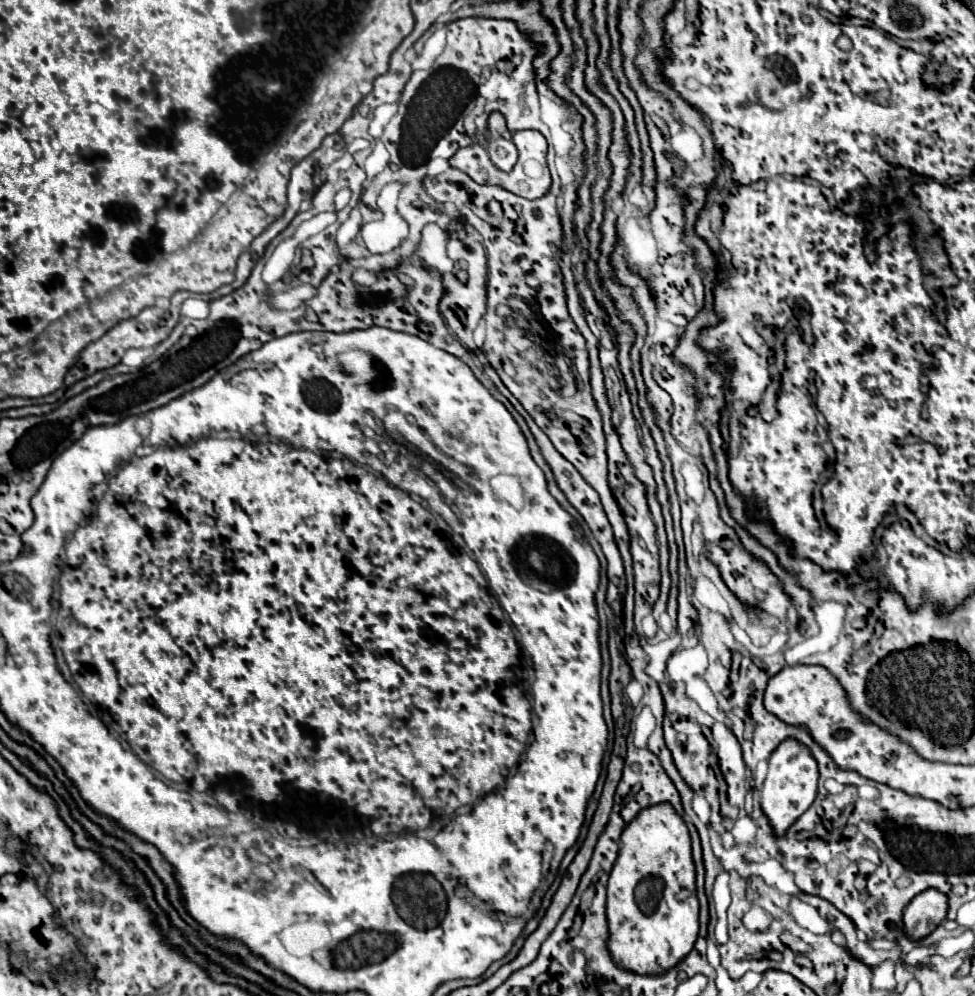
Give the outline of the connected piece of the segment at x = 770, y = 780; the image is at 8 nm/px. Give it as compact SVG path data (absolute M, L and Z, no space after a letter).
M787 738L787 742L781 742L775 748L775 752L769 758L769 772L761 790L761 806L775 834L785 834L785 830L813 804L817 794L817 780L817 762L807 750L807 746L795 742L795 738Z

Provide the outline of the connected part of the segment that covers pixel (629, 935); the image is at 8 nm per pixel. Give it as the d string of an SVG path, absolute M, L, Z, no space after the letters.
M661 802L659 806L649 806L647 810L641 810L635 819L623 828L621 838L619 838L619 854L617 854L617 860L615 860L613 870L609 874L607 920L609 920L609 932L611 932L611 938L609 938L611 956L621 968L627 968L631 972L663 974L665 970L677 966L681 962L681 958L685 958L693 950L693 944L695 944L697 934L699 934L699 900L697 900L697 890L695 890L695 862L693 862L693 854L691 854L691 836L689 836L685 820L673 810L673 806L669 802Z

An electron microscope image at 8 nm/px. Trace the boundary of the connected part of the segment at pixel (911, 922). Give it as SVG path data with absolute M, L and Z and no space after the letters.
M935 888L917 894L905 908L905 934L911 940L929 936L947 916L947 896Z

